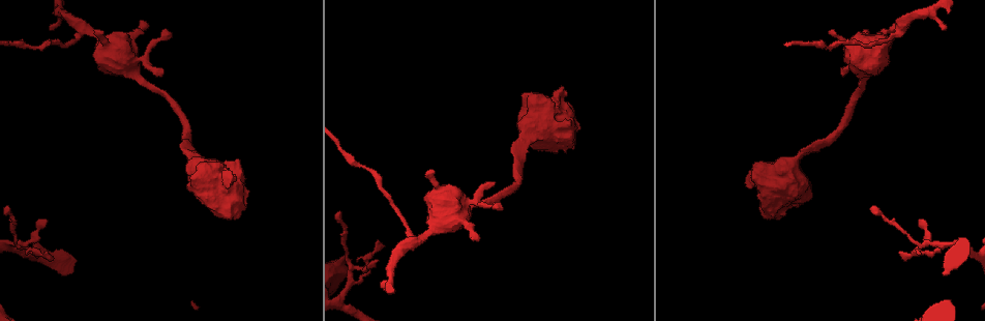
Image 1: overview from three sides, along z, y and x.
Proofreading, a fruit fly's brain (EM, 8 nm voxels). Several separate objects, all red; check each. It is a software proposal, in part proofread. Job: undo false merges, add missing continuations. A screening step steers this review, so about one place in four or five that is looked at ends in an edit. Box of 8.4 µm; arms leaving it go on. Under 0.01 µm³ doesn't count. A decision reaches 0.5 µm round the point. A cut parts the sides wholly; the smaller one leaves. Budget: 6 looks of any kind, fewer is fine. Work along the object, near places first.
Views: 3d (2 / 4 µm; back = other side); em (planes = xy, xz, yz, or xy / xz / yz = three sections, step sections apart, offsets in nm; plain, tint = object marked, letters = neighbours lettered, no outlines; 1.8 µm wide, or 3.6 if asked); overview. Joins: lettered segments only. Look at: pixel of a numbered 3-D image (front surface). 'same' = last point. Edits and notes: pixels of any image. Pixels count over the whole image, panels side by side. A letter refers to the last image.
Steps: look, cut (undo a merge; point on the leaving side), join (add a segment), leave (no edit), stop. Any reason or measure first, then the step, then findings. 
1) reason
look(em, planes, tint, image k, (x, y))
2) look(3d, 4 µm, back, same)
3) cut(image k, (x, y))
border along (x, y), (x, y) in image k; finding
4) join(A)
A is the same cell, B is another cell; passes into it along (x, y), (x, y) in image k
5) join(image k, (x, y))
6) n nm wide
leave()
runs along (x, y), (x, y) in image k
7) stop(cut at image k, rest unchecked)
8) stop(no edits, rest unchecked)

two arms in line, one across
look(em, planes, tint, image 1, (416, 238))

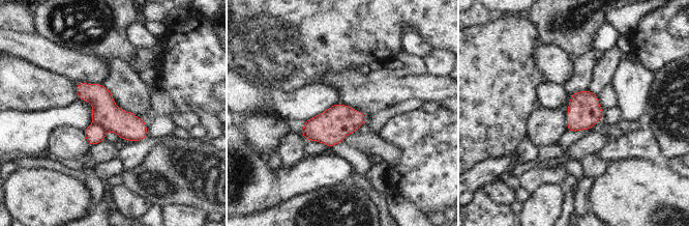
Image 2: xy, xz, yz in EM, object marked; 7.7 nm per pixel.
see the neighbours
look(em, planes, letters, same)

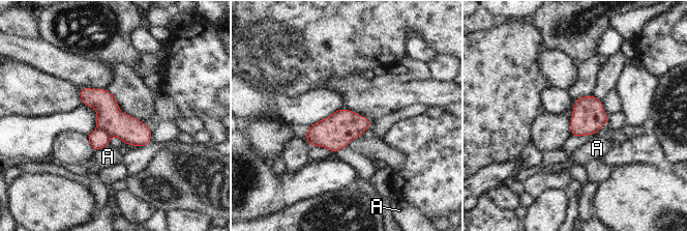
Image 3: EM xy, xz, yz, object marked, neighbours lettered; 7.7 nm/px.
240 nm wide
cut(image 3, (97, 139))
A is another cell; border along (97, 128), (101, 130), (109, 137) in image 3; a second neuron is stuck on

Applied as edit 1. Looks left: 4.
branch stops here
look(em, planes, letters, image 1, (832, 29))

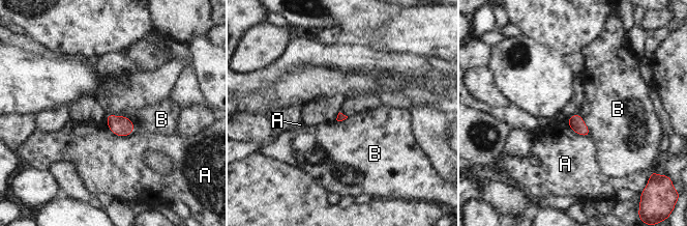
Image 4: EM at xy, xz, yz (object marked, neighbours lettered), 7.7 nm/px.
leave()
A and B are other cells; border along (578, 113), (587, 125), (590, 136) in image 4; none of them fits

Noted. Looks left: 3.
branch stops here
look(3d, 2 µm, back, image 1, (503, 208))

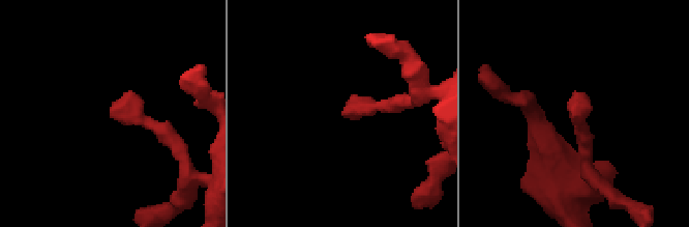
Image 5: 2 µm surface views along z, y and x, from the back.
look(em, planes, letters, image 5, (115, 104))

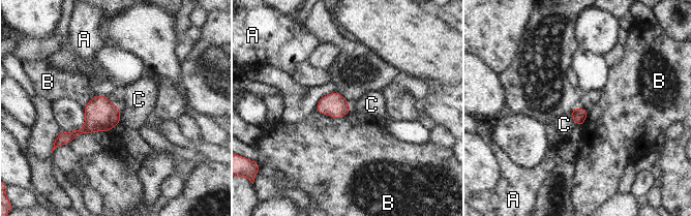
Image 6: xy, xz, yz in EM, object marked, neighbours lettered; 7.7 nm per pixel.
B touches over 220 nm
leave()
A, B and C are other cells; border along (119, 108), (120, 123) in image 6; no lettered segment goes on from it

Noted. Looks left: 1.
stop(cut at image 3, rest unchecked)

